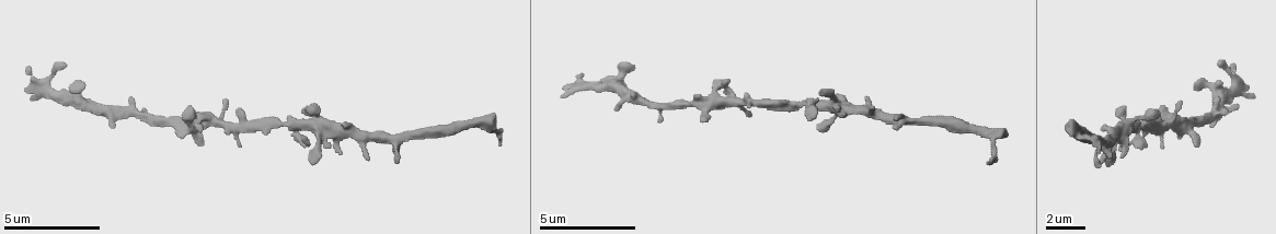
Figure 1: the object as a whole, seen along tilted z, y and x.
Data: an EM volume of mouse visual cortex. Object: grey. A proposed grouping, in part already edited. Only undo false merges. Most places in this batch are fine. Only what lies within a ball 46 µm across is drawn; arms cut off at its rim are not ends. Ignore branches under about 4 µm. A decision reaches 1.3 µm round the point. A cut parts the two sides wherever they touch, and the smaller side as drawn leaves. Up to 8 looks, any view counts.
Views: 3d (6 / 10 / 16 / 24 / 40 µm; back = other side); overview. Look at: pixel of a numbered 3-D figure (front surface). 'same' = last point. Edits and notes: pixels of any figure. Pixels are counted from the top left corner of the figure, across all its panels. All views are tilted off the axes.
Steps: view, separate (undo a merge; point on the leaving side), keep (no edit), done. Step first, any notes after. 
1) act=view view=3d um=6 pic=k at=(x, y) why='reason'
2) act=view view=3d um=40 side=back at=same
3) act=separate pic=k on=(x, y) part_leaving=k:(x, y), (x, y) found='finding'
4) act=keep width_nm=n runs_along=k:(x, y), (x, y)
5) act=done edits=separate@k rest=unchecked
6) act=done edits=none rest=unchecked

act=view view=3d um=10 pic=1 at=(851, 109) why='calibre changes'

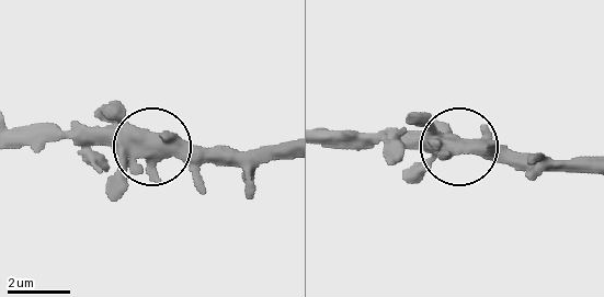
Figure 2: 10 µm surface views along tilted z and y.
act=keep width_nm=480 runs_along=2:(348, 137), (444, 138), (549, 156) found='continuous, no second neuron'

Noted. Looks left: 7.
act=view view=3d um=16 pic=1 at=(1153, 124)

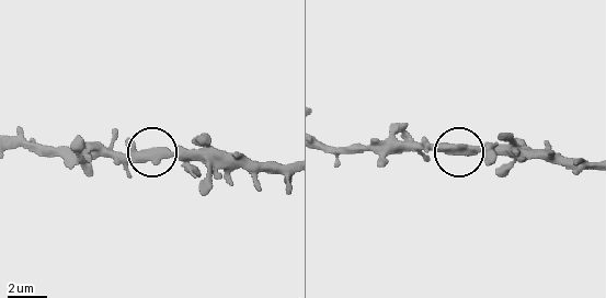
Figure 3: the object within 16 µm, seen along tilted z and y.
act=keep side_arm_um=15 runs_along=3:(458, 149), (395, 147) found='one neuron here'

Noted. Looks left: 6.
act=view view=3d um=16 pic=1 at=(1195, 121) why='sudden change in width'

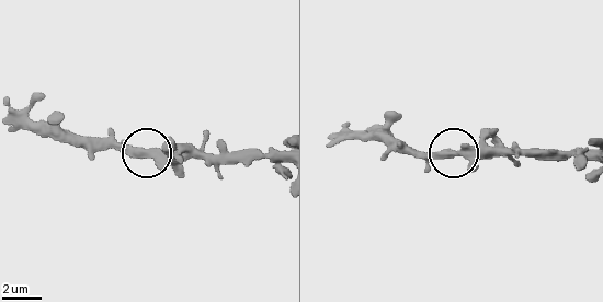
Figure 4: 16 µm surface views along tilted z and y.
act=view view=3d um=6 pic=4 at=(151, 155)

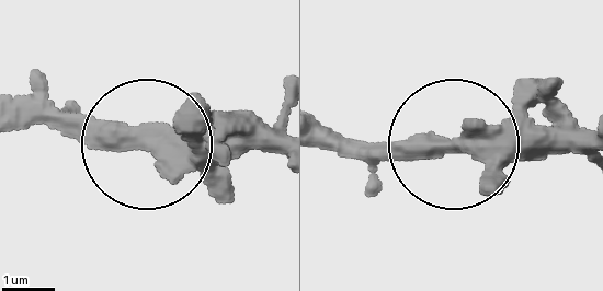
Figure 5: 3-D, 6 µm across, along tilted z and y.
act=keep runs_along=5:(581, 143), (320, 139) found='continuous, no second neuron'

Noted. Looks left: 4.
act=view view=3d um=10 pic=1 at=(590, 88) why='three-way junction'

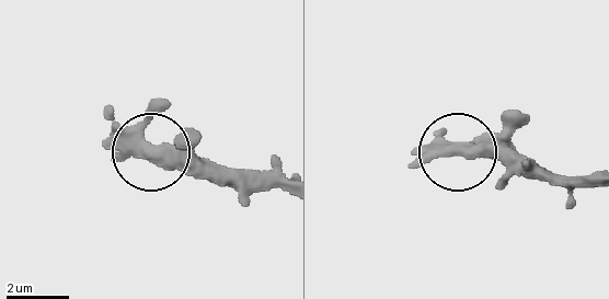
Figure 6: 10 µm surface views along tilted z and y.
act=keep arms=3 runs_along=6:(589, 175), (510, 174), (489, 157), (461, 151) found='continuous, no second neuron'

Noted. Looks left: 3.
act=done edits=none rest=unchecked

